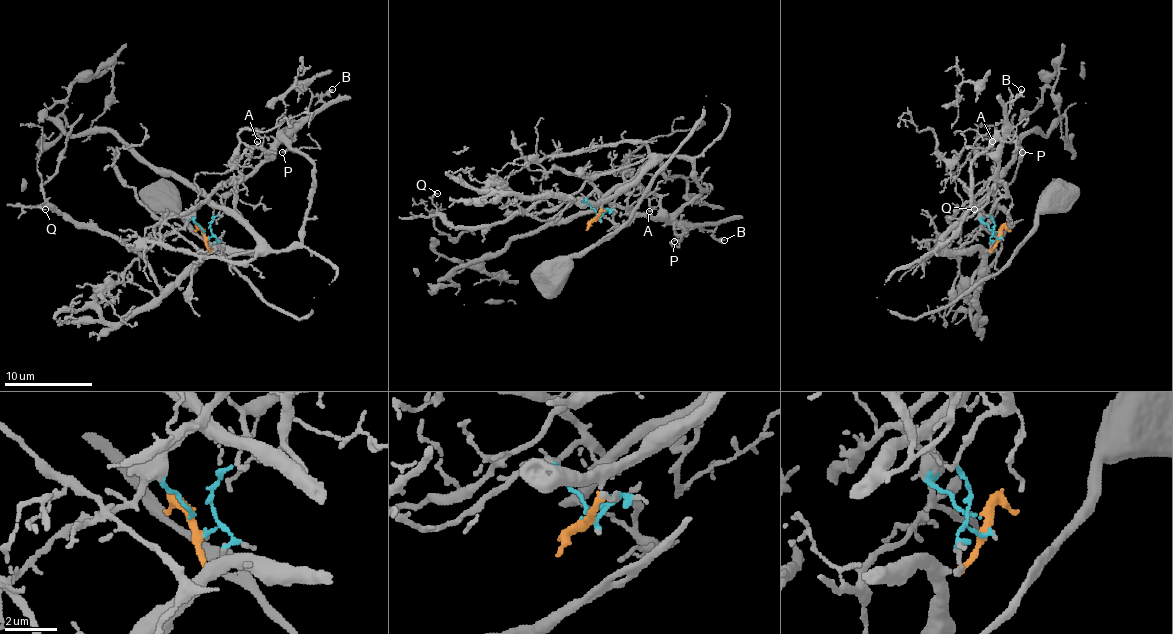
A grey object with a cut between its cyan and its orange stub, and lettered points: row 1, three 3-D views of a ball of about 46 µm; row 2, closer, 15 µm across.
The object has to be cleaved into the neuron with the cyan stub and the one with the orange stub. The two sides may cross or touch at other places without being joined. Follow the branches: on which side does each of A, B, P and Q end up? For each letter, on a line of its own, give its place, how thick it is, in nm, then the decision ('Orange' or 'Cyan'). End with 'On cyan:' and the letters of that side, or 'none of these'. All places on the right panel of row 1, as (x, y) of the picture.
A: Place: (992, 141). Thickness 100 nm. Cyan
B: Place: (1021, 89). Thickness 200 nm. Cyan
P: Place: (1022, 152). Thickness 100 nm. Cyan
Q: Place: (974, 209). Thickness 110 nm. Orange
On cyan: A, B, P

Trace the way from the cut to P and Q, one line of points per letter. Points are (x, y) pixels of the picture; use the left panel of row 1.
P: (203, 231), (219, 213), (225, 193), (247, 178), (282, 138), (291, 138), (282, 152)
Q: (203, 231), (208, 251), (164, 288), (153, 270), (113, 237), (76, 226), (45, 202), (41, 207), (45, 209)

